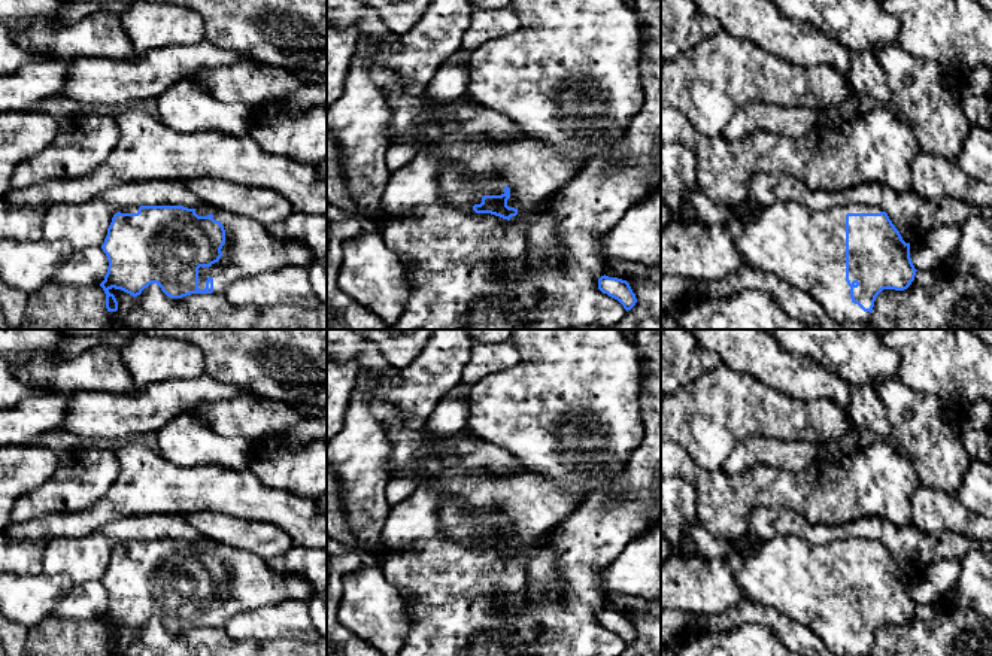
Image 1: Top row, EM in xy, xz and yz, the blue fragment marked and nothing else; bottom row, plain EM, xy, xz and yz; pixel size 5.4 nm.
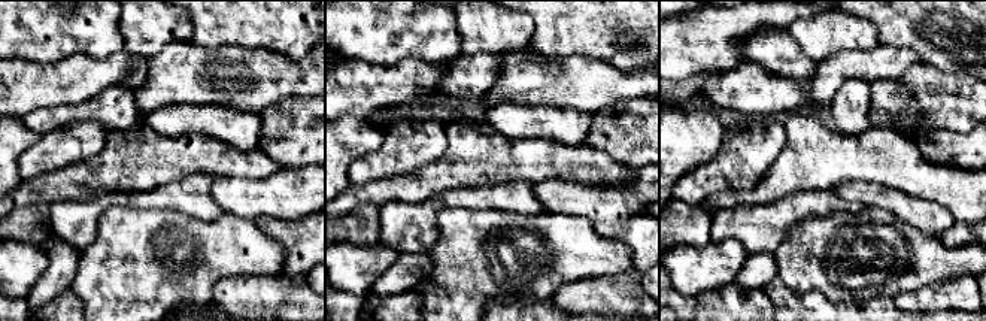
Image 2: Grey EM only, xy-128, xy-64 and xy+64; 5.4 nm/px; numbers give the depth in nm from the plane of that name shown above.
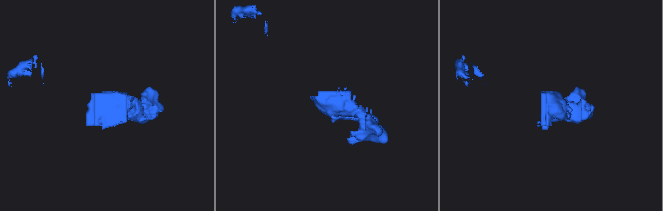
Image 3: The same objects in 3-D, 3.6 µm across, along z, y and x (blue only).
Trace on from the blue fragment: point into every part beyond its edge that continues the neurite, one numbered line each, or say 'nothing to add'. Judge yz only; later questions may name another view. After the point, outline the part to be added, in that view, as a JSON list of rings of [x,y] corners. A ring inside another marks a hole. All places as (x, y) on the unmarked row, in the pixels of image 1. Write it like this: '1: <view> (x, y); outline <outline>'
1: yz (806, 582); outline [[[777,535],[743,558],[734,578],[746,598],[807,626],[835,656],[868,656],[871,647],[852,635],[846,616],[846,549],[880,546],[870,538],[816,546]]]

